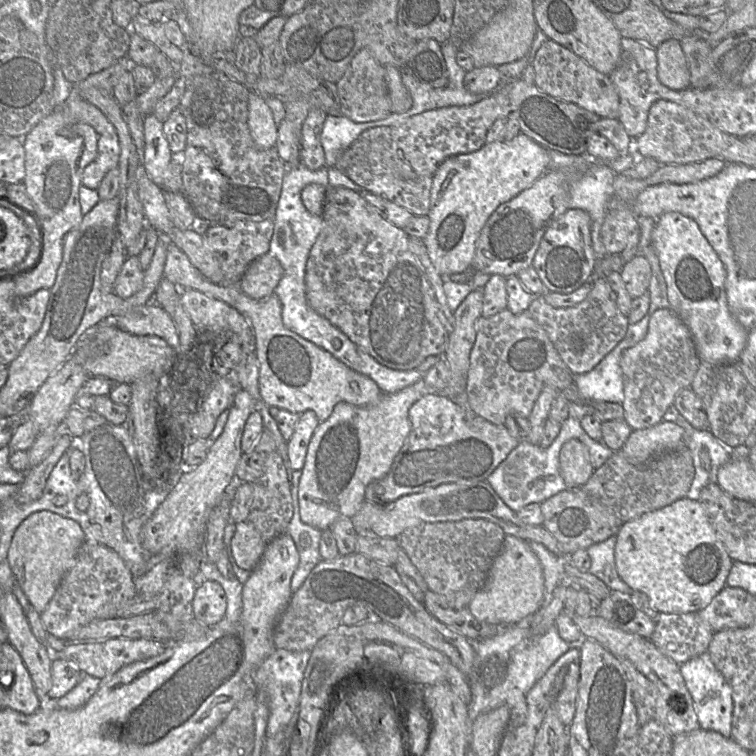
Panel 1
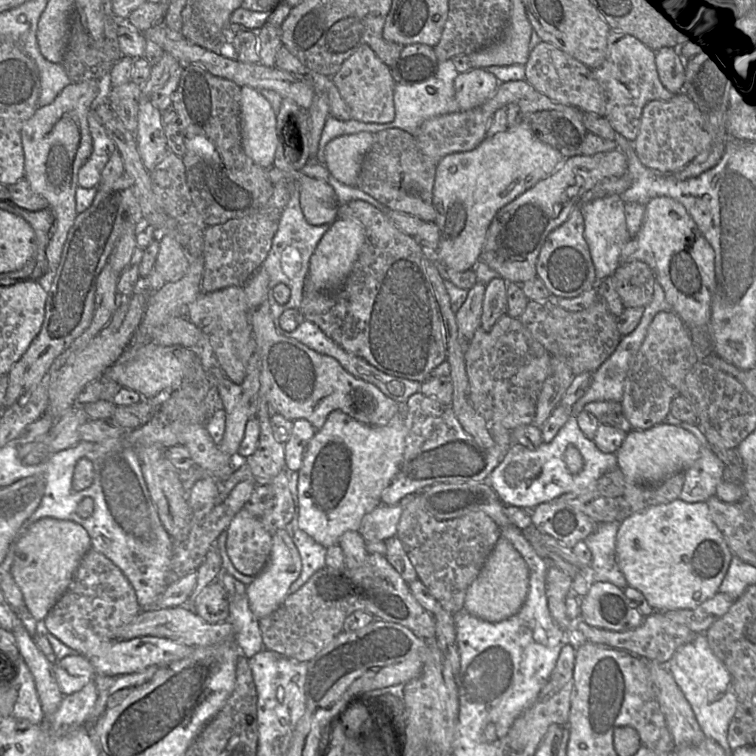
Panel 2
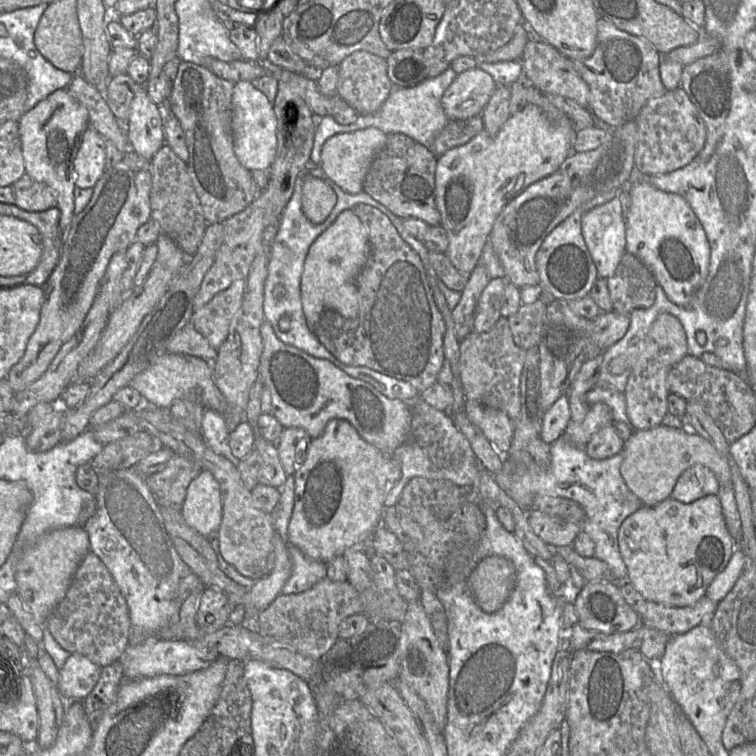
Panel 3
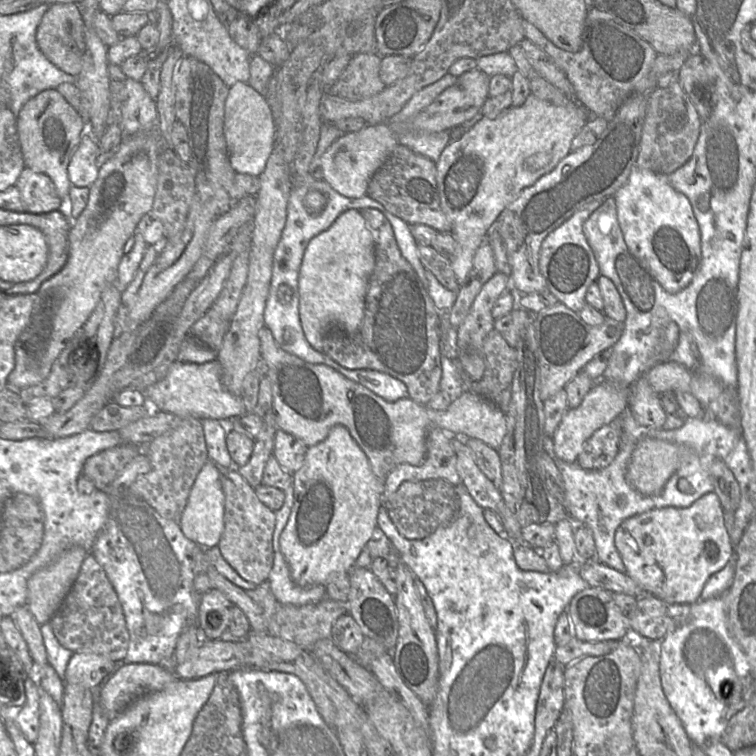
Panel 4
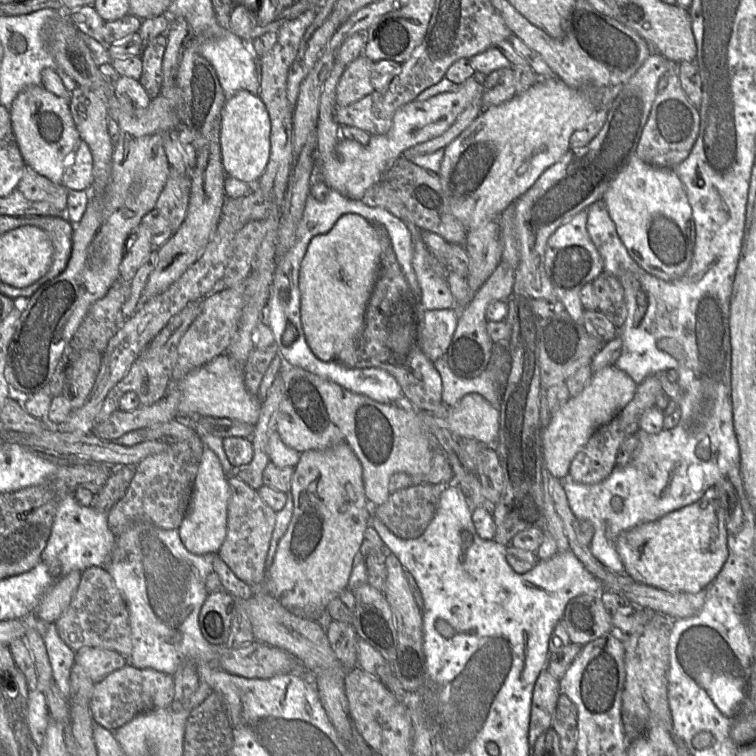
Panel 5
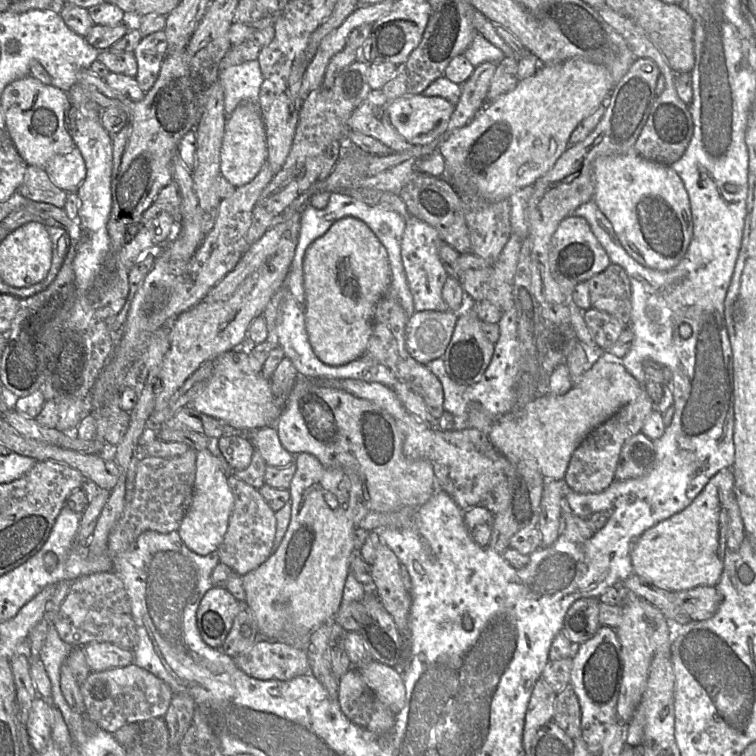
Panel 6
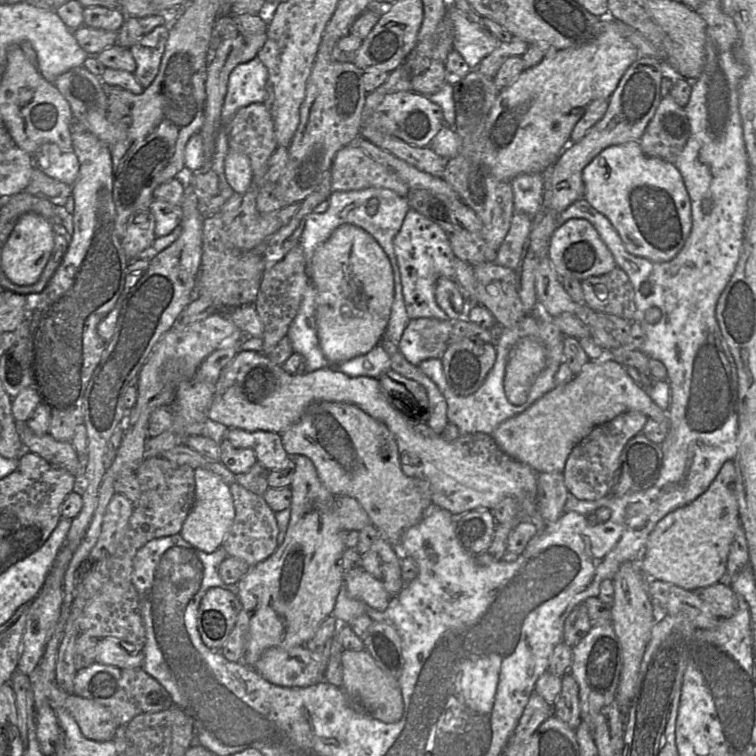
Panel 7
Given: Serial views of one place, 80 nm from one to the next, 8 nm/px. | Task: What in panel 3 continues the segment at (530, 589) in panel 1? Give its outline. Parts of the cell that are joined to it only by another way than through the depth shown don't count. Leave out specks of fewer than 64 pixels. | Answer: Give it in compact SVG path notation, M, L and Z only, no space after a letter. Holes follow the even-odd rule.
M497 555L483 559L468 579L469 591L480 609L491 614L508 600L516 582L513 563Z

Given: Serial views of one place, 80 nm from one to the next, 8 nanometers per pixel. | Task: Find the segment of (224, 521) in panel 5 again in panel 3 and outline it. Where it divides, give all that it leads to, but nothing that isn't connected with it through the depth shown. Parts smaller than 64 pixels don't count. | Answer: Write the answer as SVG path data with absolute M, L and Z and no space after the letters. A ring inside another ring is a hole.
M206 469L190 483L181 507L186 523L203 536L213 538L222 522L222 494L219 483Z

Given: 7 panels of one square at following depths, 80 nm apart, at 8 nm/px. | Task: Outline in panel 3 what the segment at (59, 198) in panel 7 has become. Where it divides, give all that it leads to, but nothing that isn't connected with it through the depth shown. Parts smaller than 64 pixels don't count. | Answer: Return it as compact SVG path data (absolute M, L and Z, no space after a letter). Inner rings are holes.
M24 173L11 185L15 205L28 212L41 212L57 206L53 190Z

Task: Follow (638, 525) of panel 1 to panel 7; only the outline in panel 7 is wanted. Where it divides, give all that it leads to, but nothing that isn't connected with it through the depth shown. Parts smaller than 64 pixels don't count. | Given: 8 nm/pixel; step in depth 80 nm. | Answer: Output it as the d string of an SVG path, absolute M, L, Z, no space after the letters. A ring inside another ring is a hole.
M727 460L704 493L656 524L638 560L647 578L686 590L698 590L724 581L730 546L741 525L735 481L734 461Z

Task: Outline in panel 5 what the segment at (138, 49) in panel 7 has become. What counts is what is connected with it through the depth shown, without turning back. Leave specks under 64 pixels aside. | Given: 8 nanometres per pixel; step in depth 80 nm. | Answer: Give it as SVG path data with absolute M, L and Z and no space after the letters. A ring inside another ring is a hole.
M165 34L159 35L143 46L141 52L142 73L138 80L150 98L160 94L162 86L162 62L167 45Z

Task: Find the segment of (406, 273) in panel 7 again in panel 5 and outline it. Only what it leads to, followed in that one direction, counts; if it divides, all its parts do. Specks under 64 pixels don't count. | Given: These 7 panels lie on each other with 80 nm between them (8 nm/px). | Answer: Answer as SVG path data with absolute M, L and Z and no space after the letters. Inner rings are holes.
M415 237L412 266L421 290L421 305L426 310L451 309L454 296L445 278L438 276L427 263L426 247L420 237Z

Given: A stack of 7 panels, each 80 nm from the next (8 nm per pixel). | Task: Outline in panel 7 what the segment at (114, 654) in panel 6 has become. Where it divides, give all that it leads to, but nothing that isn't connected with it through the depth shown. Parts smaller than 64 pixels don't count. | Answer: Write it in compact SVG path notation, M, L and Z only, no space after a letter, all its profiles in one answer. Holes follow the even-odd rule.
M106 637L98 642L96 661L119 668L142 668L143 646L123 642L115 637Z

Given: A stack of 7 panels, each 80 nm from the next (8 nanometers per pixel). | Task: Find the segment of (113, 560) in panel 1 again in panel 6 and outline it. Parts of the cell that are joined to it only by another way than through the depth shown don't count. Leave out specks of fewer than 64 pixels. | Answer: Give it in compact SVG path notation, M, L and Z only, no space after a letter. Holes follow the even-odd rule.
M114 571L92 573L73 581L68 595L53 614L51 624L55 626L61 639L73 648L83 647L91 642L109 642L124 649L134 650L138 644L137 627L129 596L123 581Z

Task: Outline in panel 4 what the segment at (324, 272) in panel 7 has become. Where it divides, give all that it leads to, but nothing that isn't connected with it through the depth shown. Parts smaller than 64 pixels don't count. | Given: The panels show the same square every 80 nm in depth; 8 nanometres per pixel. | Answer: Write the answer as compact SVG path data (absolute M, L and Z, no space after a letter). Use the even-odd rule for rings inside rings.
M359 210L343 212L326 231L310 240L299 272L299 316L305 337L317 351L323 350L324 338L334 331L356 333L364 319L366 294L375 267L375 243Z

